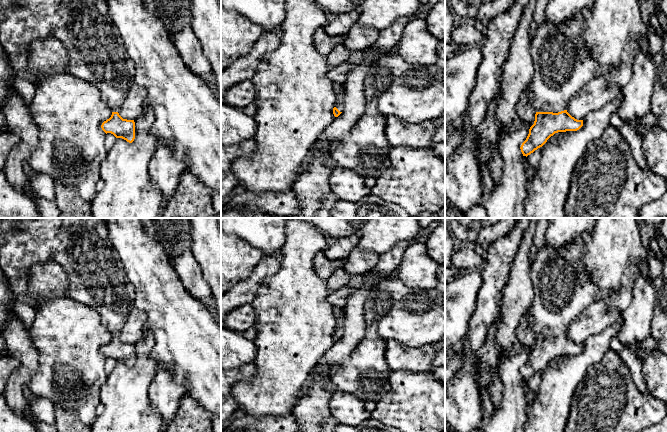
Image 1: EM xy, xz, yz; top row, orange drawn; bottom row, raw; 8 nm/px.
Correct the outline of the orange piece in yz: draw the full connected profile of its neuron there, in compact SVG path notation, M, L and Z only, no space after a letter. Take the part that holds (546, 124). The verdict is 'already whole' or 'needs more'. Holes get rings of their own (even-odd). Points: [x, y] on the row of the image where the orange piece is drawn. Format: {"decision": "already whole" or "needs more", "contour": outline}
{"decision": "needs more", "contour": "M576 13L558 25L544 19L538 24L530 43L530 53L534 73L526 91L536 114L534 124L520 147L526 157L542 147L555 133L577 131L583 126L583 120L577 120L567 112L568 102L589 81L609 71L609 67L601 66L589 52L582 13Z"}

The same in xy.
{"decision": "needs more", "contour": "M0 0L0 43L17 76L33 82L28 51L36 40L56 38L68 51L66 72L96 84L112 115L101 125L107 134L129 143L135 139L134 120L123 119L118 111L133 85L134 64L123 39L109 15L105 0Z"}

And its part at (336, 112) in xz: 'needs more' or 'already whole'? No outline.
needs more

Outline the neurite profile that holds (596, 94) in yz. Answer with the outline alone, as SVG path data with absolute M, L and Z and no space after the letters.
M606 74L589 81L569 100L567 112L577 120L607 105L615 98L623 97L617 86L608 86Z

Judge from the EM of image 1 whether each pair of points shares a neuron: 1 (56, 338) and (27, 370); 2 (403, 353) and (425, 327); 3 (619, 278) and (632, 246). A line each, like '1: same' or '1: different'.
1: different
2: different
3: same

